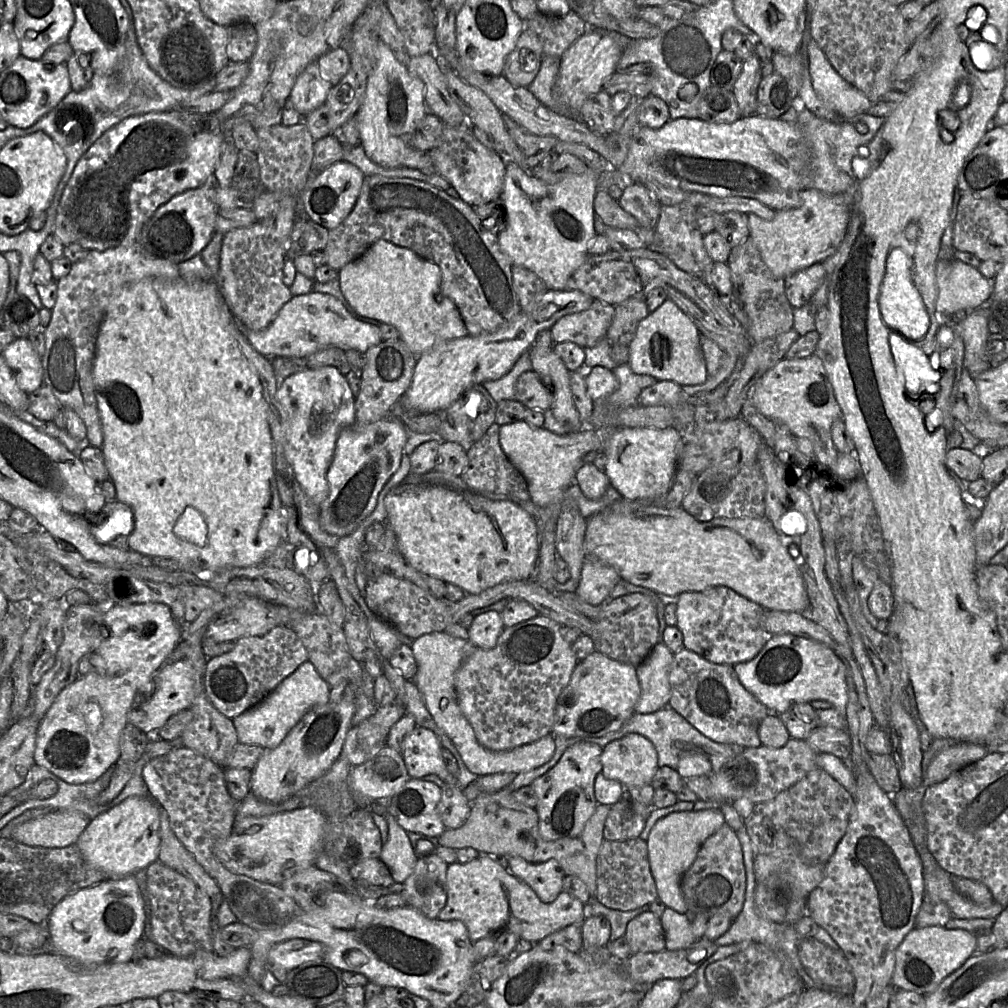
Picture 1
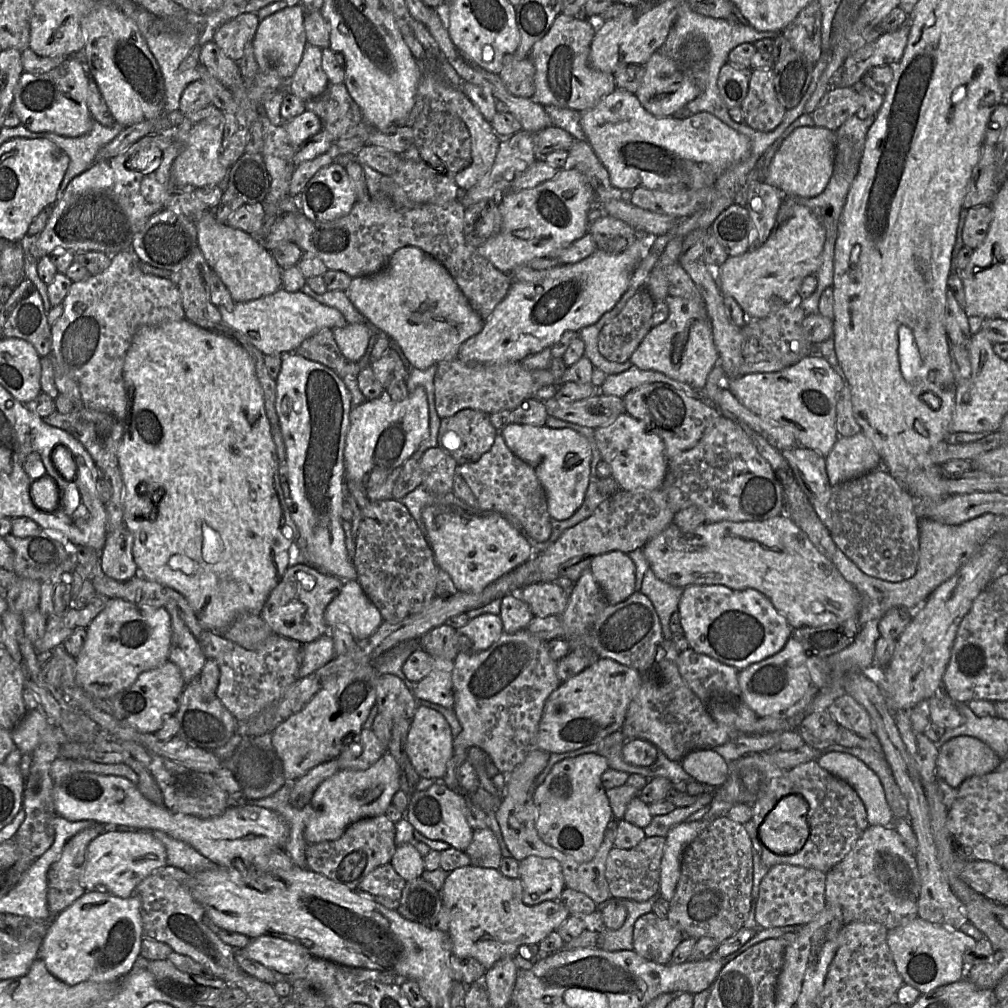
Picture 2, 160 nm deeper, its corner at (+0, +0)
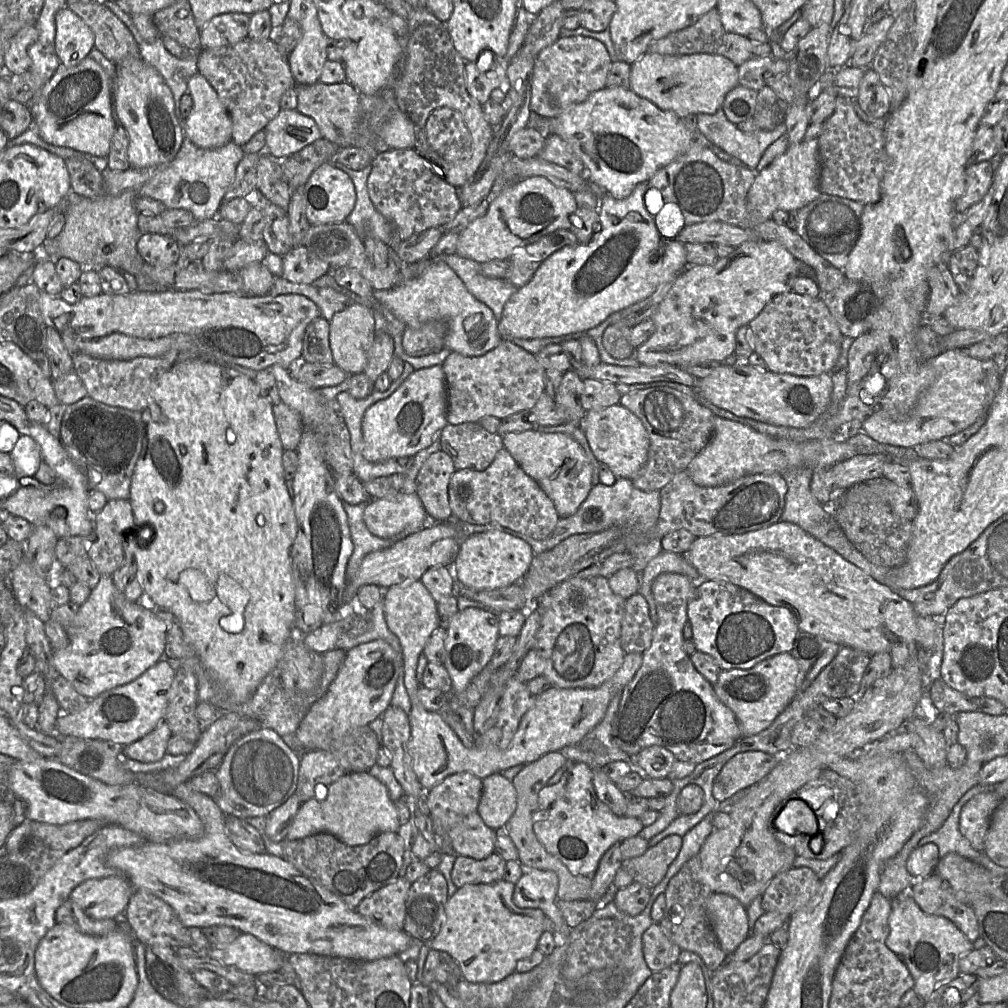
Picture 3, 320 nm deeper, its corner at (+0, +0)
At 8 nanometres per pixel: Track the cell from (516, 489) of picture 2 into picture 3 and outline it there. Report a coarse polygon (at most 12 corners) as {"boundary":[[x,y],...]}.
{"boundary":[[505,448],[483,471],[455,471],[457,522],[543,540],[554,503]]}

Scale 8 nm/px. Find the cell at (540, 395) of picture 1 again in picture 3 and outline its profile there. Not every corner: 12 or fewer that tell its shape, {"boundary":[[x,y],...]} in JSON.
{"boundary":[[583,380],[583,408],[600,410],[620,403],[616,384]]}

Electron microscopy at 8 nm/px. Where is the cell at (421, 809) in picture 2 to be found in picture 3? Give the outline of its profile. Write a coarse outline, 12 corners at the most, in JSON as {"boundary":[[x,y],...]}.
{"boundary":[[477,812],[449,836],[456,855],[481,860],[495,852],[495,830]]}

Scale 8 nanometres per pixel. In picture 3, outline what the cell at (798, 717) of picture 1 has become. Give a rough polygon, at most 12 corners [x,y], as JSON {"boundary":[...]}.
{"boundary":[[664,573],[612,736],[700,764],[742,738],[683,650],[696,587]]}

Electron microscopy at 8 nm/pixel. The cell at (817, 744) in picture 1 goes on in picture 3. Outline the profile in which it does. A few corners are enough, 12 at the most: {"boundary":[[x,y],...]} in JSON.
{"boundary":[[737,754],[713,784],[718,803],[755,785],[780,758]]}

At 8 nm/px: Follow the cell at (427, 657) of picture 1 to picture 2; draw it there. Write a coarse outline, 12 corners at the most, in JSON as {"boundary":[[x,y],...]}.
{"boundary":[[433,658],[413,696],[454,709],[454,661]]}

